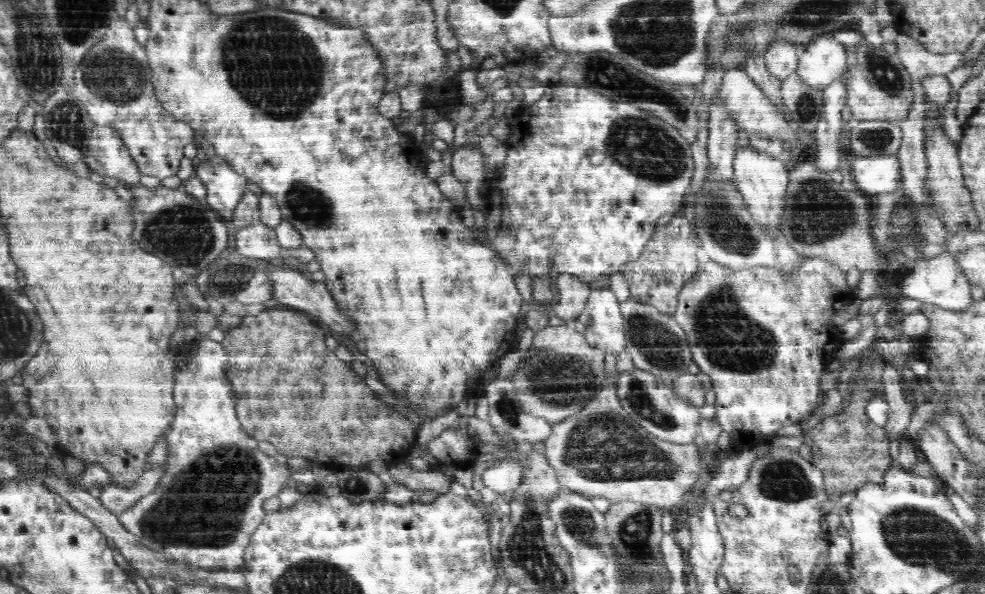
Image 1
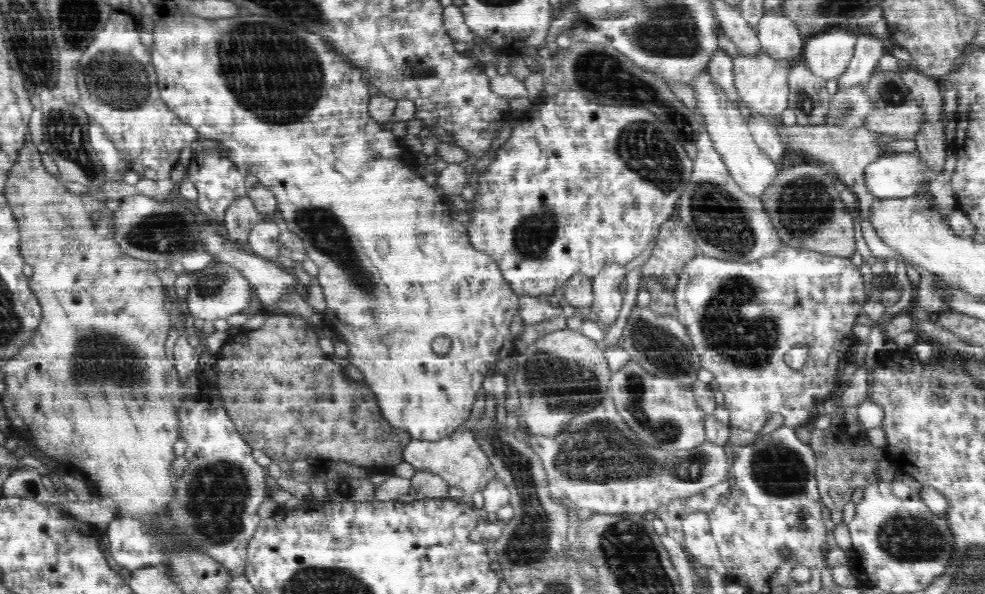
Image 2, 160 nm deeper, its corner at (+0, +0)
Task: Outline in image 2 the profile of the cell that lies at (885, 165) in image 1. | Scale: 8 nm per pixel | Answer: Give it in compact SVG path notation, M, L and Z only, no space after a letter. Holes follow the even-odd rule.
M916 151L882 155L864 170L865 185L878 198L916 196L924 190L924 182L934 178L934 171L927 168Z

